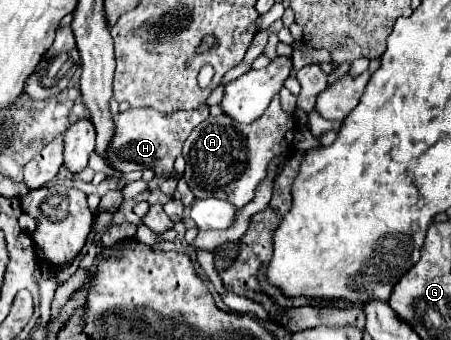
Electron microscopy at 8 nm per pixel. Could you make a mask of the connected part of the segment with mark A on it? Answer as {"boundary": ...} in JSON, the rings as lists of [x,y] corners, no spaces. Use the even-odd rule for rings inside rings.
{"boundary":[[[274,97],[264,115],[252,123],[238,123],[228,115],[208,117],[194,127],[184,143],[182,157],[186,159],[186,171],[182,177],[196,199],[216,197],[244,207],[254,199],[258,185],[266,179],[270,161],[282,159],[280,167],[284,169],[290,151],[294,151],[296,129],[294,115],[282,109],[278,97]]]}

